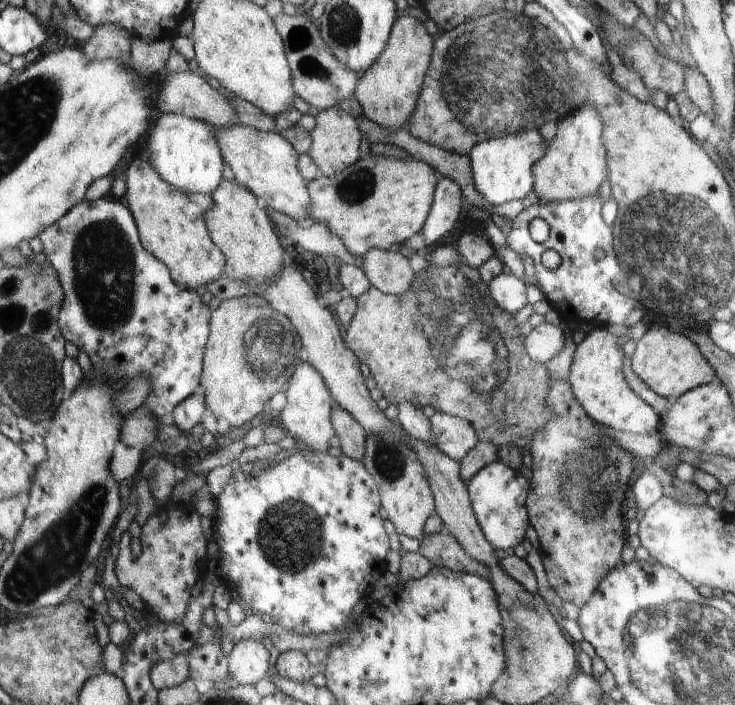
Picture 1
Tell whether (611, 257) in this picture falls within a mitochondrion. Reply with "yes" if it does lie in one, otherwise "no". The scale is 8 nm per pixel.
yes

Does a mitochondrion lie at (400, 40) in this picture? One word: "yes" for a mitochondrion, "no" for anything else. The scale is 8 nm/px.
no

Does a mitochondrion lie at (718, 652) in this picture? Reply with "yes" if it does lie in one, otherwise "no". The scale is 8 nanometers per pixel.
yes

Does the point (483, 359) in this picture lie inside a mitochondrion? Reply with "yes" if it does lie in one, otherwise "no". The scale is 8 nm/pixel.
yes

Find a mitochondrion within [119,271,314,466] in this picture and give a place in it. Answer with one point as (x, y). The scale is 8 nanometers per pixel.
(268, 352)

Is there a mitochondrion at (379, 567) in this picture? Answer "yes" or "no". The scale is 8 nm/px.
no

